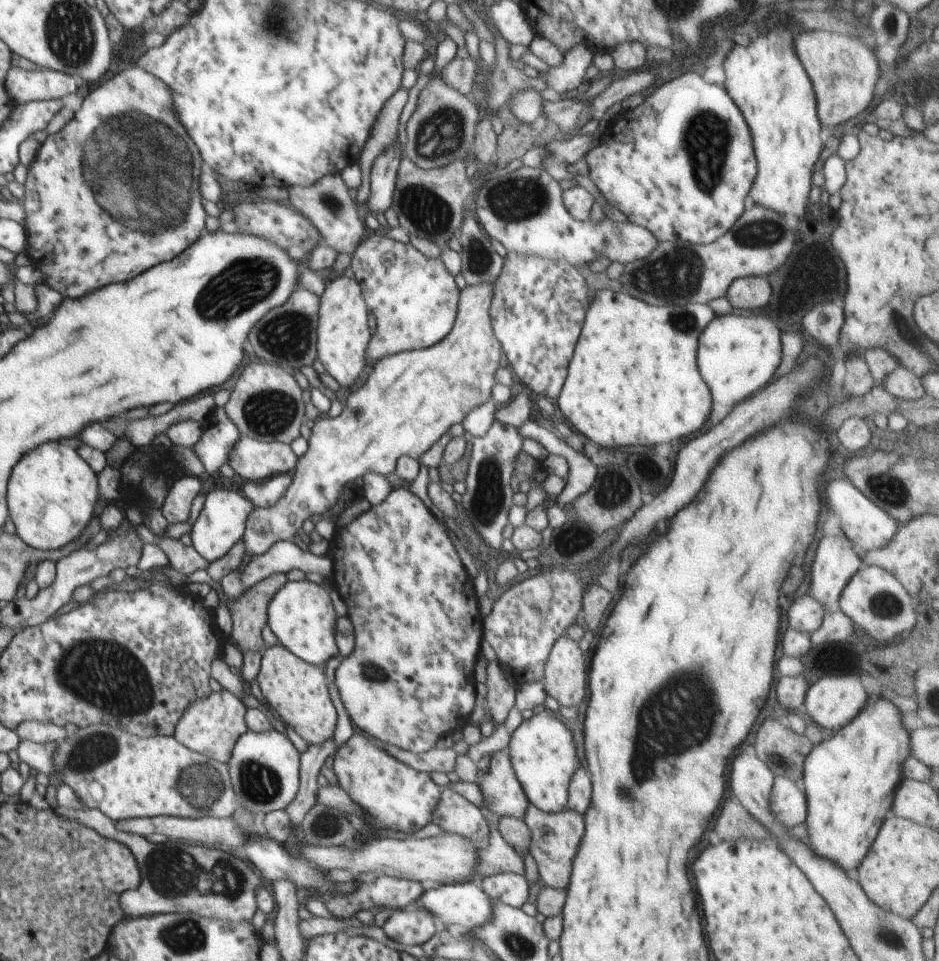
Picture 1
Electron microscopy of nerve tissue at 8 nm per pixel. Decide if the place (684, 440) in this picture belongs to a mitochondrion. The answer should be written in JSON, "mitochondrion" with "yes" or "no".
{"mitochondrion":"no"}

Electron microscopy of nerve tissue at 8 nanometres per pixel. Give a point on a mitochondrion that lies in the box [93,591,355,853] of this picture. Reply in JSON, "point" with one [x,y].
{"point":[196,786]}

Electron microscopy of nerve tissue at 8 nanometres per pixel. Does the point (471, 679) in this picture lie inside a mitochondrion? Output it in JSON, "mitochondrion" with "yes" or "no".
{"mitochondrion":"no"}

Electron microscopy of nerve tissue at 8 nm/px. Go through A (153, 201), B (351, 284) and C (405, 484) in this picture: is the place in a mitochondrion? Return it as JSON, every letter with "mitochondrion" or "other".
{"A":"mitochondrion","B":"other","C":"other"}

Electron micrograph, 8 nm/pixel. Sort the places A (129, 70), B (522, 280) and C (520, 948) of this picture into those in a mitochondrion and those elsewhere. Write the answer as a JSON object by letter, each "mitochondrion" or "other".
{"A":"other","B":"other","C":"mitochondrion"}

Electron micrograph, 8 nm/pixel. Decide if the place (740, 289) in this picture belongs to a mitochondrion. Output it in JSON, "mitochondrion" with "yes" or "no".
{"mitochondrion":"no"}

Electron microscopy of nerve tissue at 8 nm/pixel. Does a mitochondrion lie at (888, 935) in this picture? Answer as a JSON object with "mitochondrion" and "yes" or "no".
{"mitochondrion":"yes"}

